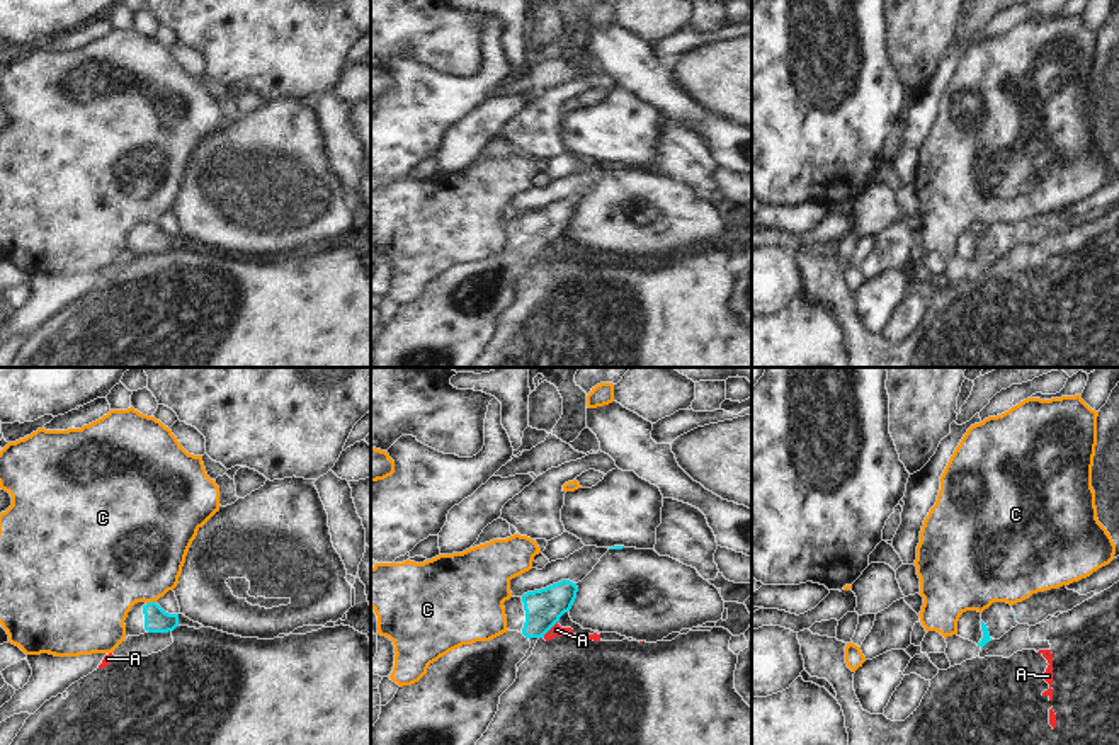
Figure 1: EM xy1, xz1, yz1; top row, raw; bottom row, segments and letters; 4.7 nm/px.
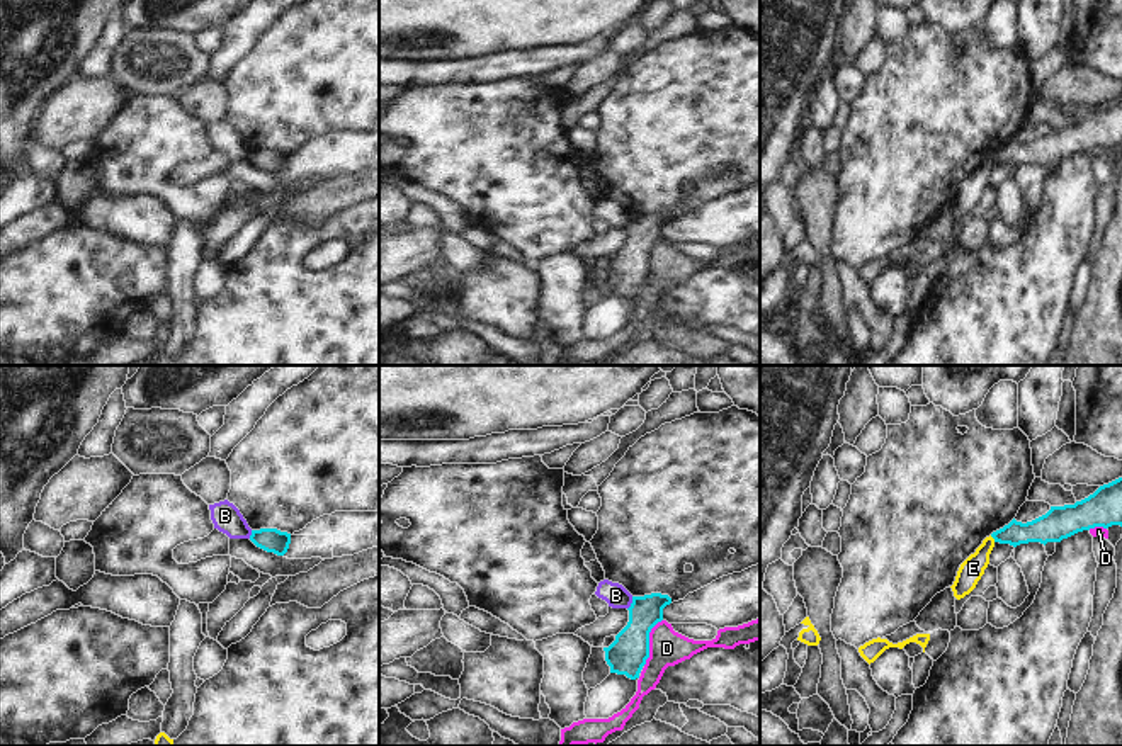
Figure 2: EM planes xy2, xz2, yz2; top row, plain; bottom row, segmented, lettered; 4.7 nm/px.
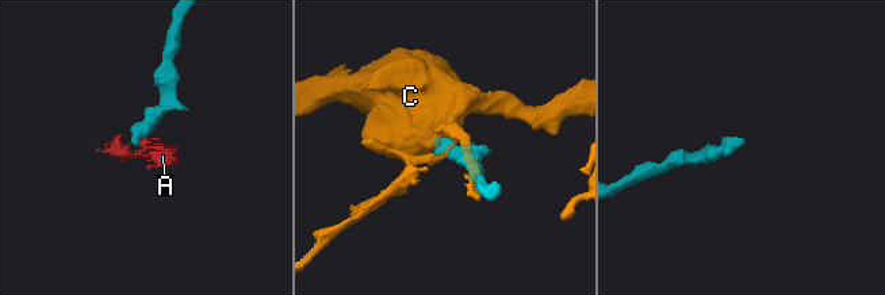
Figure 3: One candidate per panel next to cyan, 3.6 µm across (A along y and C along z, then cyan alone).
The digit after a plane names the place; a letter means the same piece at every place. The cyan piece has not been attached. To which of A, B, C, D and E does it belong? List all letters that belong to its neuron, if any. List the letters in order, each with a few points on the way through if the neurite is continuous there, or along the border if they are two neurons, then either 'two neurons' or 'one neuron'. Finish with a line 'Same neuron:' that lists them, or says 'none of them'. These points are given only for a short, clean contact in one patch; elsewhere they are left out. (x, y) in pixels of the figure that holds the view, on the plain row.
A: border along xz1 (556, 240), (543, 255); two neurons
B: border along xz2 (633, 216), (628, 228); two neurons
C: two neurons
D: two neurons
E: border along yz2 (990, 155), (995, 160); two neurons
Same neuron: none of them

